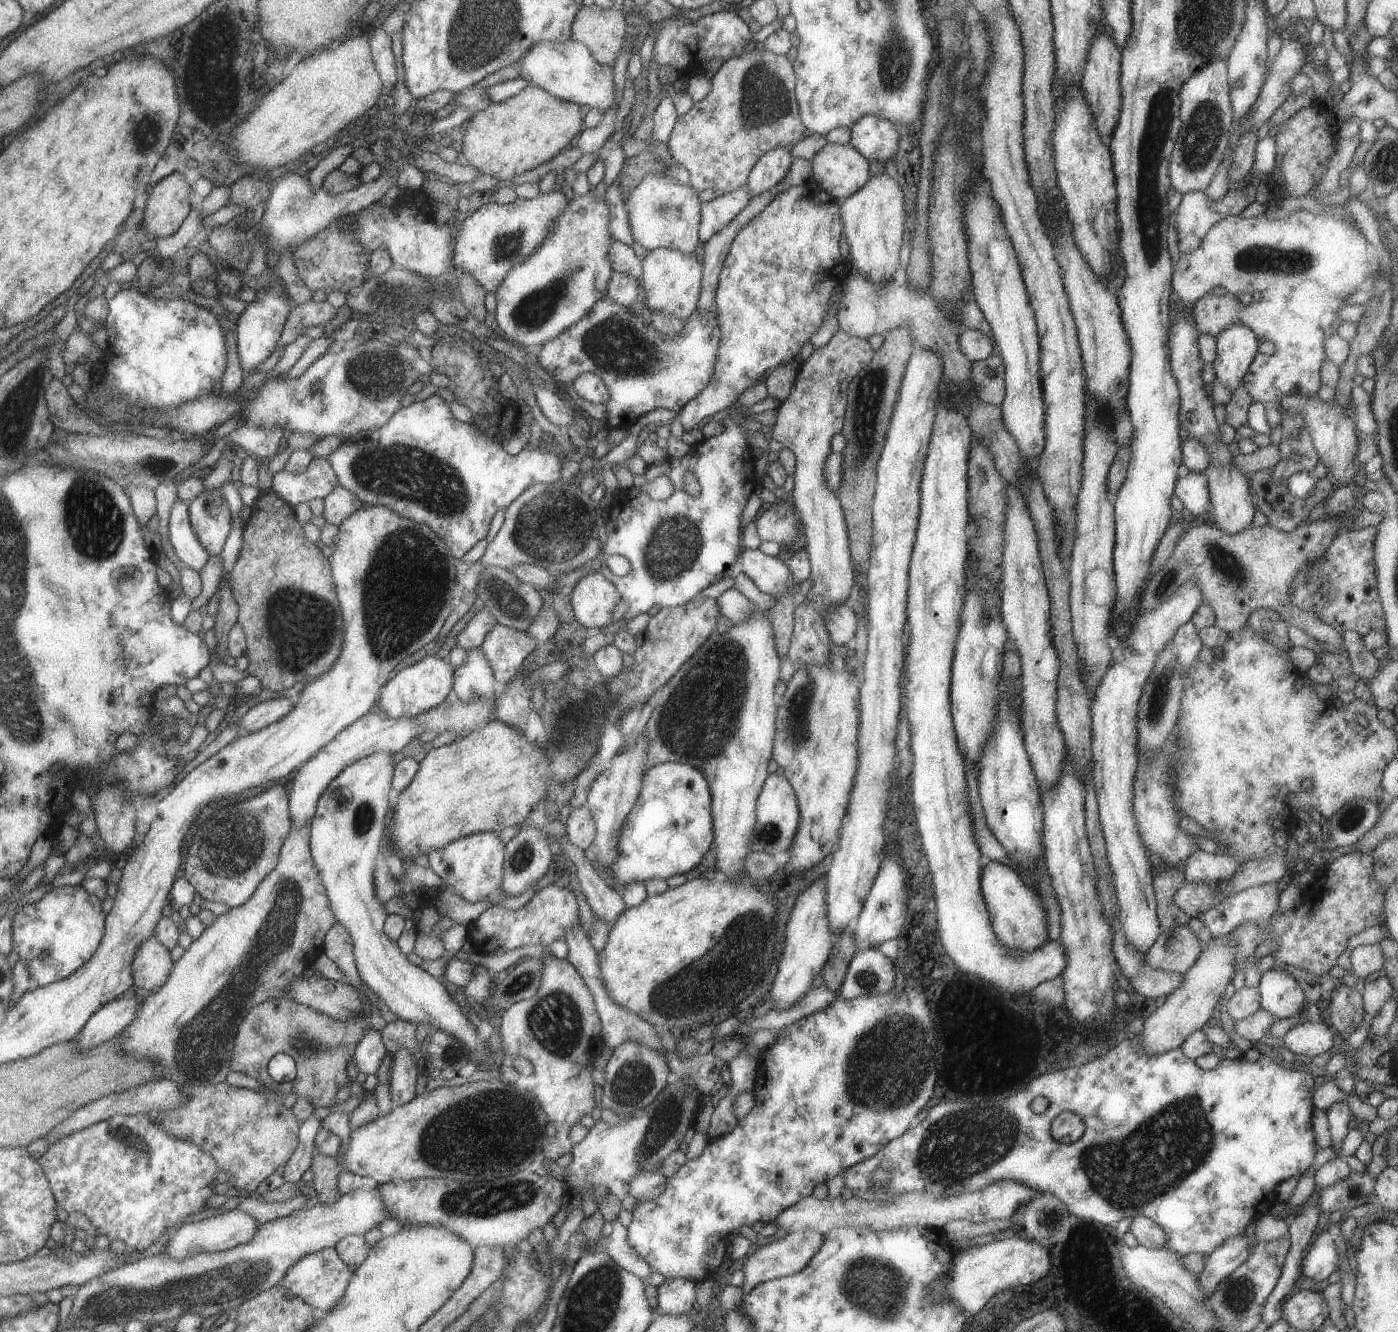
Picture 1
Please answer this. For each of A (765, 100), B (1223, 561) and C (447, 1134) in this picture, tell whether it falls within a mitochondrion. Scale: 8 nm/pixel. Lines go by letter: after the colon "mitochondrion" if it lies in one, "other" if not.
A: mitochondrion
B: mitochondrion
C: mitochondrion

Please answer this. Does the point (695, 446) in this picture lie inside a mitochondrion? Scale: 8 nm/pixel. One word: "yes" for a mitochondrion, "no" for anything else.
no

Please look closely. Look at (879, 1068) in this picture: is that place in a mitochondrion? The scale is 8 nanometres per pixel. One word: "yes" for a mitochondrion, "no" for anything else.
yes

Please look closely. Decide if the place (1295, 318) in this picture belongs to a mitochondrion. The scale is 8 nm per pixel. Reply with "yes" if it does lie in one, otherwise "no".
no

